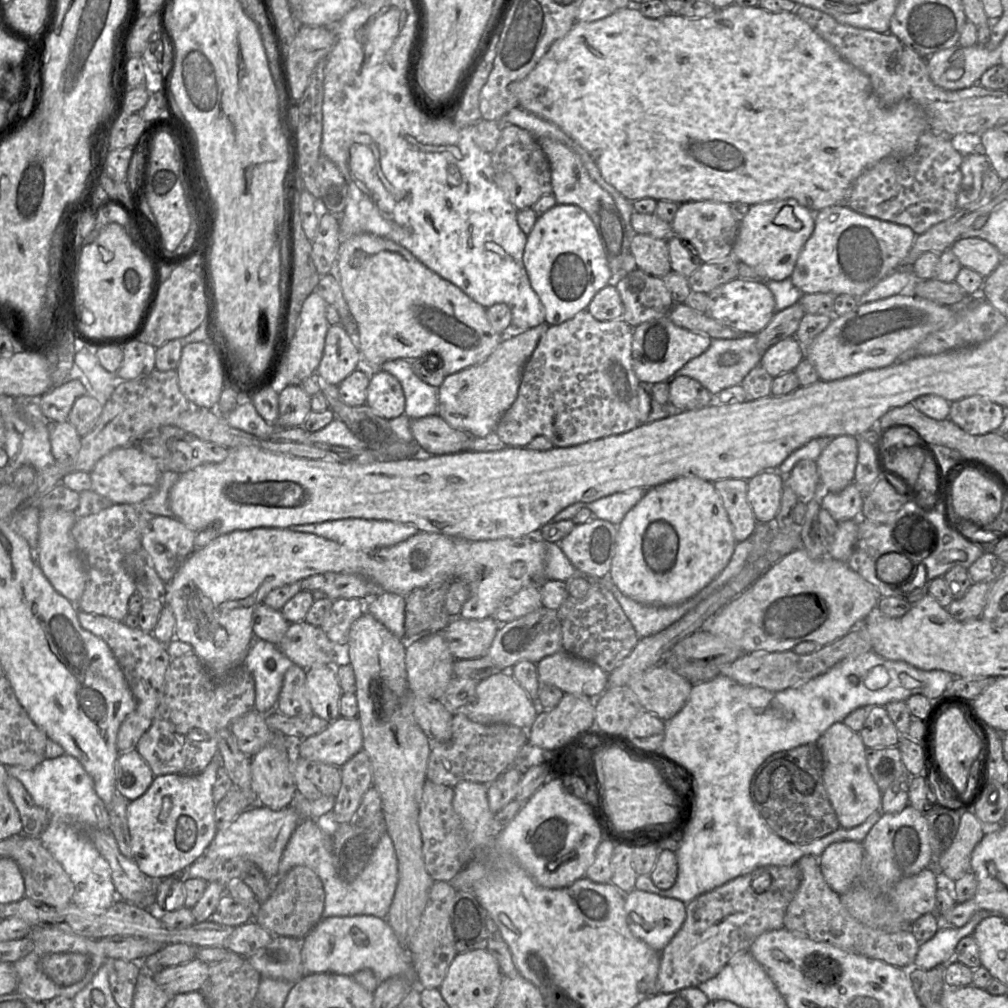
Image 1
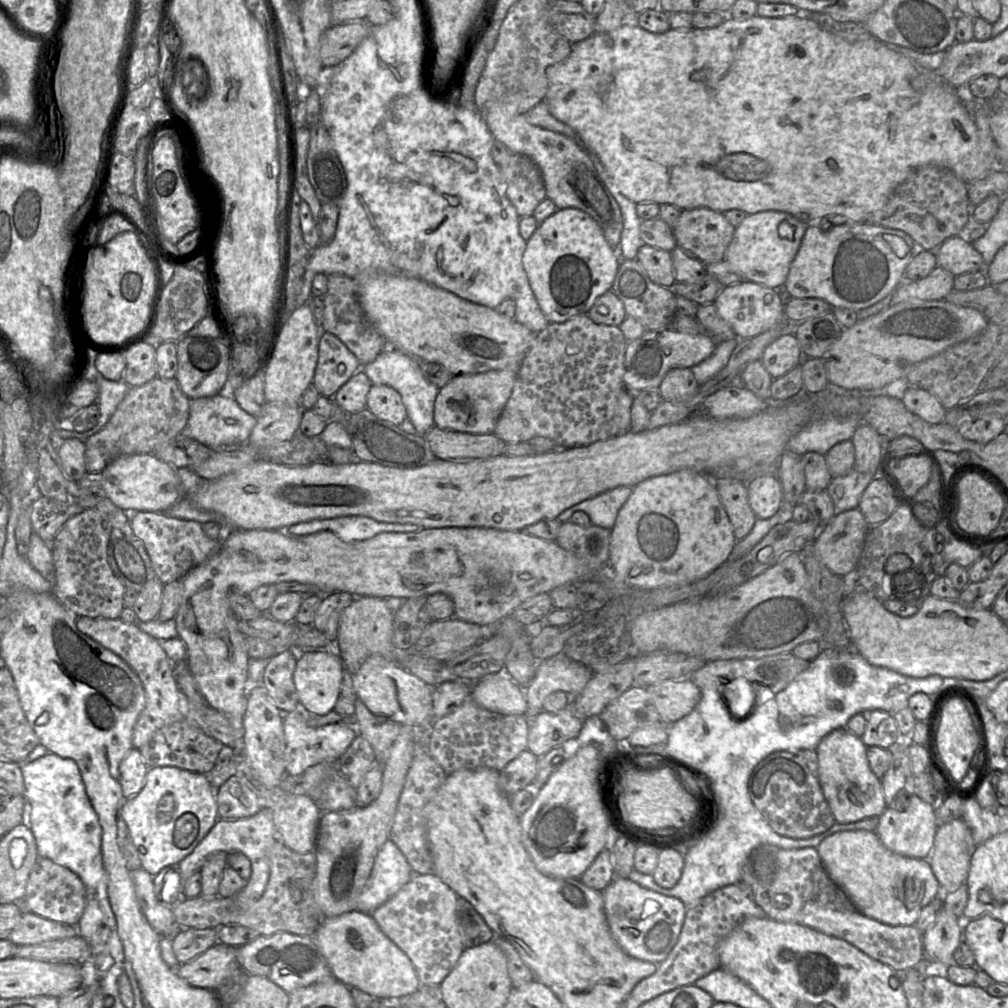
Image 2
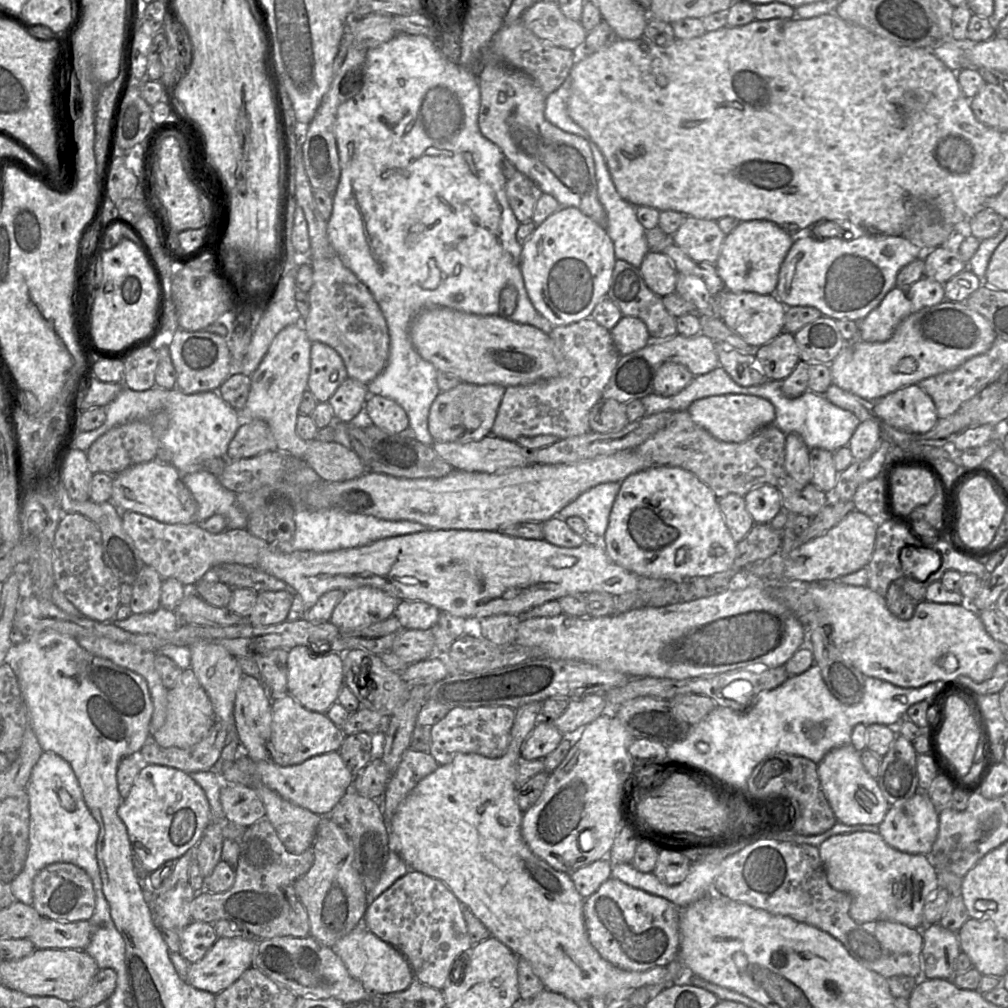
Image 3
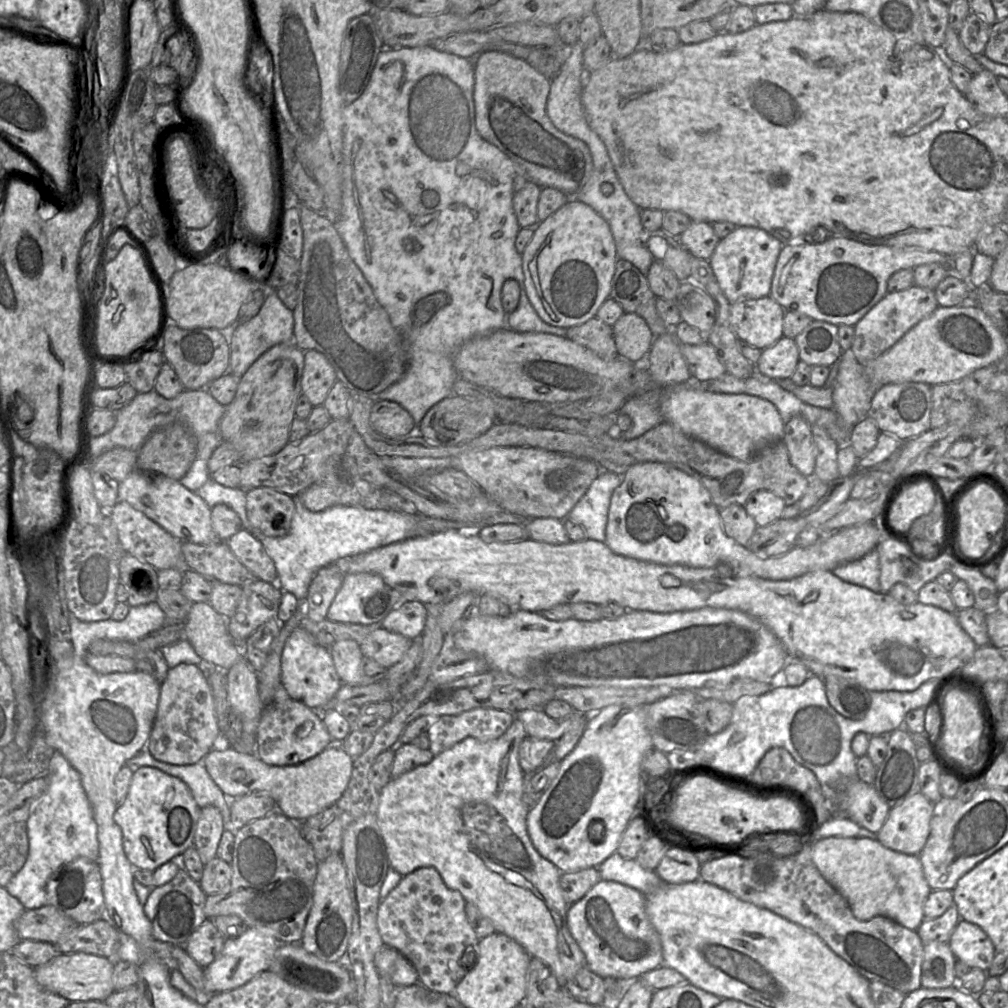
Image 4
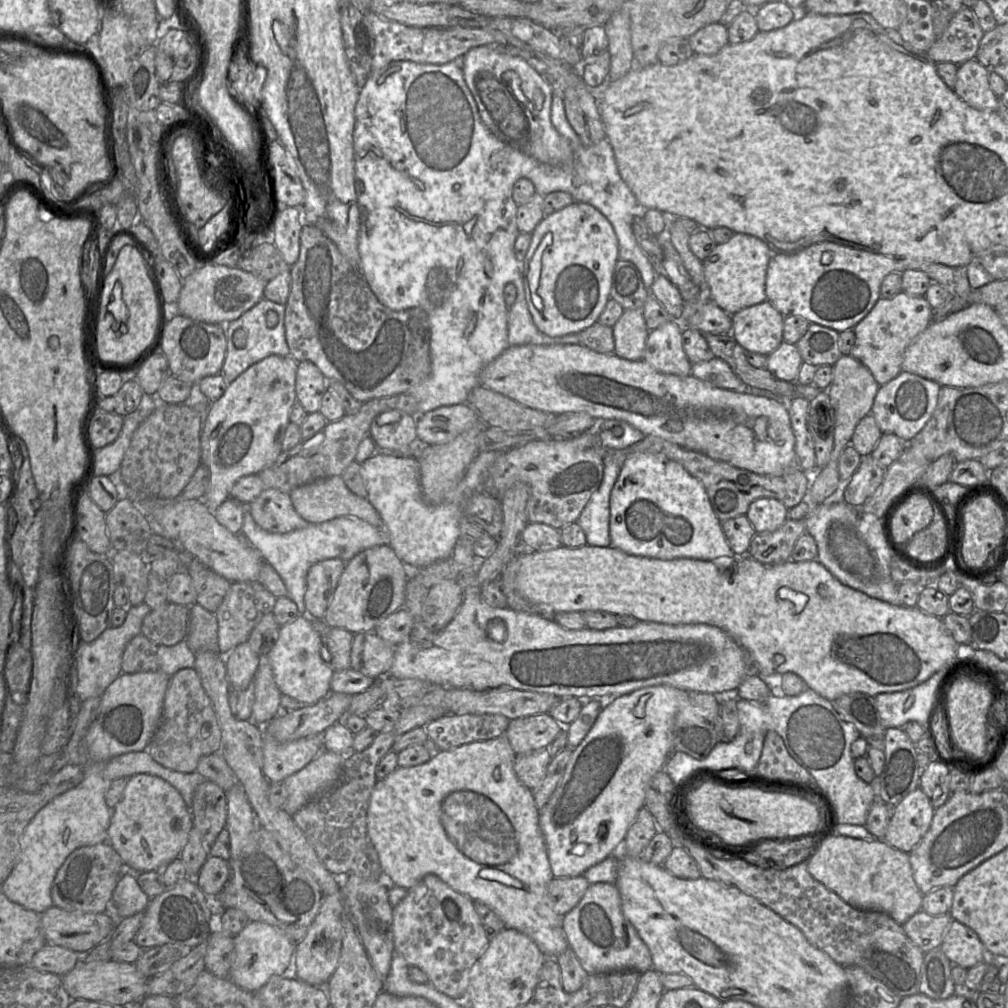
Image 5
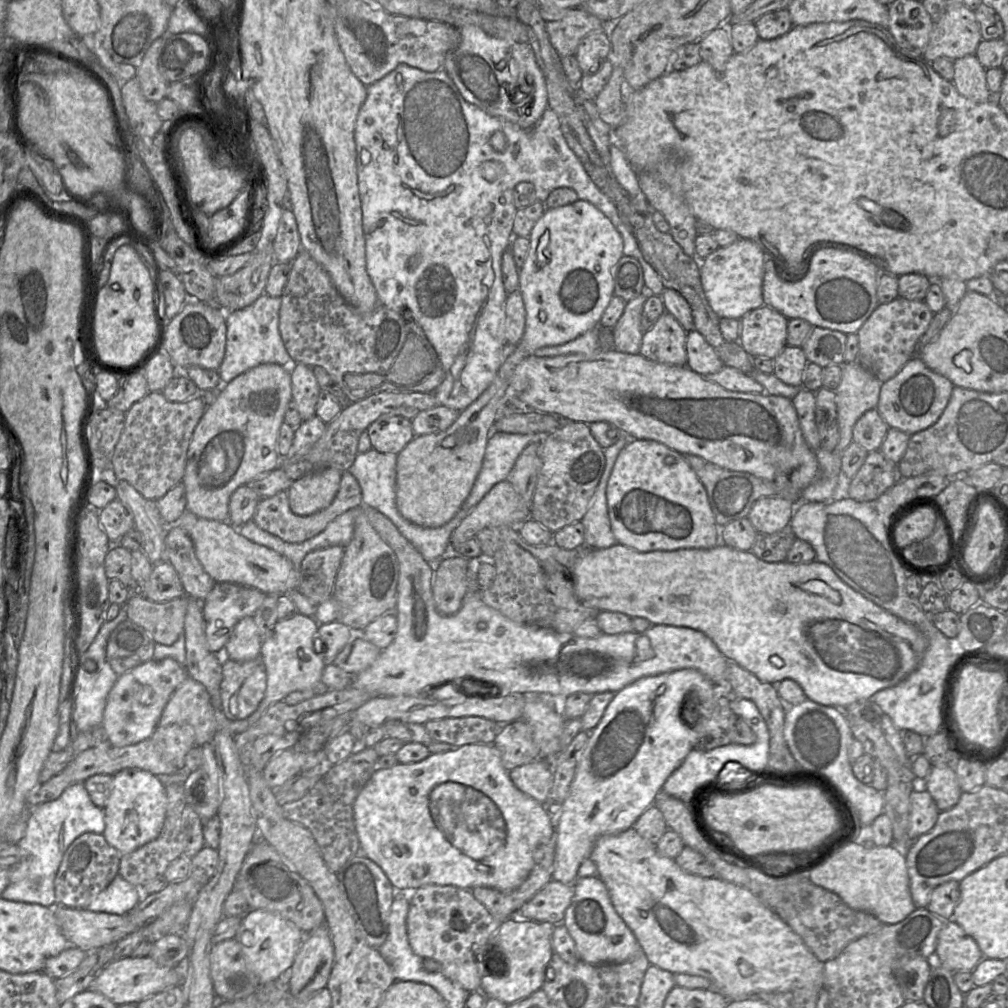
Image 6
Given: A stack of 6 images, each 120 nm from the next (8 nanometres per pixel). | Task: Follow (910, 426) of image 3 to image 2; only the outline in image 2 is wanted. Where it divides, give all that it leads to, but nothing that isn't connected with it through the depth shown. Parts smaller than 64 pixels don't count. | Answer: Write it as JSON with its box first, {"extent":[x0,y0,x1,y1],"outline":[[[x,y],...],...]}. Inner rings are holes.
{"extent":[901,387,947,424],"outline":[[[917,387],[906,388],[901,401],[909,412],[930,424],[943,422],[947,411],[931,393]]]}

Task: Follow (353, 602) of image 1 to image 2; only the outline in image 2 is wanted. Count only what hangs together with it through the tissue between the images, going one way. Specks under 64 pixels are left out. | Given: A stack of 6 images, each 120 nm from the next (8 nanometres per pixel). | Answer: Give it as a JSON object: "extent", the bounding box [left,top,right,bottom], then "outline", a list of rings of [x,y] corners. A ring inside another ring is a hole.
{"extent":[312,592,354,642],"outline":[[[335,592],[322,597],[312,625],[330,642],[337,641],[340,616],[353,599],[354,596],[347,592]]]}

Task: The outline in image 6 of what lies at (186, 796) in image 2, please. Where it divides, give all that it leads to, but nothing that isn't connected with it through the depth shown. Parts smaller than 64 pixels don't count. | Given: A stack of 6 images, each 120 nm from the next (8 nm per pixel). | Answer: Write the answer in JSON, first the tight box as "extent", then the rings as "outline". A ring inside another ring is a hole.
{"extent":[102,769,166,855],"outline":[[[123,769],[113,775],[111,792],[103,809],[105,829],[102,835],[121,855],[131,853],[159,836],[166,808],[165,786],[157,776],[140,769]]]}

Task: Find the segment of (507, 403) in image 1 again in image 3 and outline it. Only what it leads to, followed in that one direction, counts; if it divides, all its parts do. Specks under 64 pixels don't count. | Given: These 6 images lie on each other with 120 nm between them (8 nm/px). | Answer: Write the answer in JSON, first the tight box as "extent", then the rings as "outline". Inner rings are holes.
{"extent":[428,382,506,443],"outline":[[[461,382],[451,390],[441,391],[433,401],[428,416],[428,430],[434,442],[468,443],[490,435],[505,391],[506,387],[499,384],[467,382]]]}

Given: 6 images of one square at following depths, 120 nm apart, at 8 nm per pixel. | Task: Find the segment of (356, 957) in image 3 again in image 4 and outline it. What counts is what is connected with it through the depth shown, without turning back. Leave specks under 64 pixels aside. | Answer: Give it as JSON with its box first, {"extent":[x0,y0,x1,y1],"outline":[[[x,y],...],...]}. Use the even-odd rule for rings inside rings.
{"extent":[374,946,419,987],"outline":[[[383,946],[374,957],[379,977],[387,978],[395,987],[419,982],[415,967],[397,950]]]}

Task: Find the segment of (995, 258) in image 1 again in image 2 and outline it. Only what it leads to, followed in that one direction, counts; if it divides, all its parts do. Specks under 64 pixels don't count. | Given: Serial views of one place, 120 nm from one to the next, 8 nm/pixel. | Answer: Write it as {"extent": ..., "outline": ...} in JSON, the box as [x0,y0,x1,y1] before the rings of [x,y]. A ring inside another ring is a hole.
{"extent":[935,236,986,276],"outline":[[[963,236],[946,239],[935,250],[935,254],[937,265],[955,276],[986,269],[982,255]]]}

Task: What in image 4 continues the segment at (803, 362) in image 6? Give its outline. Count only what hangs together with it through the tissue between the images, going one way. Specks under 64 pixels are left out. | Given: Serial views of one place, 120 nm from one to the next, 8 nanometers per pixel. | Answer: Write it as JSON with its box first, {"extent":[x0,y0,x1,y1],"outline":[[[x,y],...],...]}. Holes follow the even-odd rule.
{"extent":[755,336,799,379],"outline":[[[783,336],[761,351],[755,367],[756,371],[770,379],[790,379],[799,361],[799,349],[795,339]]]}

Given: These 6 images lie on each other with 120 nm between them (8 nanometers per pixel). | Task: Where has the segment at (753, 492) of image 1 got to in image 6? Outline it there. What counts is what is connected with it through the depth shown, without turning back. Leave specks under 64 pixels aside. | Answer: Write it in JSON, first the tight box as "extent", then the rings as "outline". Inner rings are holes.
{"extent":[747,497,794,534],"outline":[[[762,497],[754,502],[747,518],[757,533],[774,534],[789,526],[794,510],[794,502],[785,497]]]}

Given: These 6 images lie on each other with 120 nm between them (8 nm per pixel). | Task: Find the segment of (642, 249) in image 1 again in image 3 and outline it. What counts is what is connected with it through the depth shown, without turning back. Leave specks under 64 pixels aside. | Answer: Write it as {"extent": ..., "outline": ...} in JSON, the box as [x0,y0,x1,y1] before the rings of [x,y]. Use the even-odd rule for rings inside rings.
{"extent":[639,251,678,297],"outline":[[[649,251],[639,269],[647,286],[660,297],[676,291],[678,272],[665,253]]]}

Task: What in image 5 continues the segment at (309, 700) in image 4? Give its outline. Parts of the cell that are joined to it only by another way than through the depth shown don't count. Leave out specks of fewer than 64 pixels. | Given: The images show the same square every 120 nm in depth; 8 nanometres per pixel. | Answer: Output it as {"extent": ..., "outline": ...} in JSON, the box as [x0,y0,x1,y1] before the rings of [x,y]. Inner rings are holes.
{"extent":[266,615,334,706],"outline":[[[299,615],[292,622],[280,626],[277,640],[266,656],[282,695],[288,695],[307,706],[316,704],[332,693],[330,682],[334,671],[322,659],[321,647],[322,638],[308,616]]]}

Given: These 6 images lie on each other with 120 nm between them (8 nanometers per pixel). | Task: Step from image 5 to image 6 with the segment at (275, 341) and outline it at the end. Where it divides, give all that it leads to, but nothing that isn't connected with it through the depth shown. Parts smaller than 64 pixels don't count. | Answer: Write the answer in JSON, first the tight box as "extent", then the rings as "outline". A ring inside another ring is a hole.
{"extent":[217,293,293,384],"outline":[[[263,293],[251,305],[226,312],[226,349],[224,359],[217,370],[223,384],[261,364],[273,363],[290,367],[293,360],[285,348],[279,330],[281,298]]]}

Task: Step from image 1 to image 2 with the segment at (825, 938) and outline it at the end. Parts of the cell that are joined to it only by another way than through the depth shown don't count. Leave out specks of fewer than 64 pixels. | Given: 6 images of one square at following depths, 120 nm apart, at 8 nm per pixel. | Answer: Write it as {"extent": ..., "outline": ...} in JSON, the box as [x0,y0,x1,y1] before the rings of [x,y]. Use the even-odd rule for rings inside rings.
{"extent":[741,844,924,971],"outline":[[[762,844],[751,851],[741,868],[741,881],[766,917],[800,924],[842,939],[895,971],[918,966],[924,958],[923,933],[915,925],[890,926],[861,914],[830,879],[814,847],[782,849]]]}

